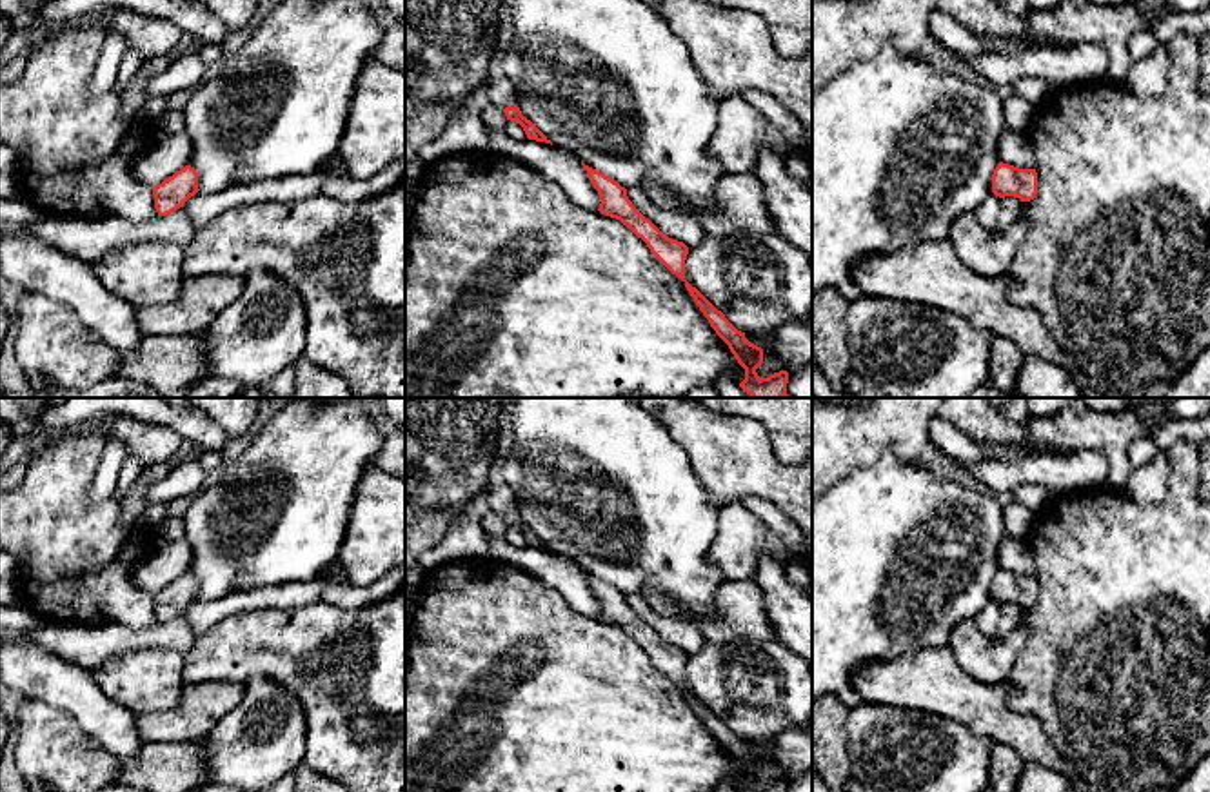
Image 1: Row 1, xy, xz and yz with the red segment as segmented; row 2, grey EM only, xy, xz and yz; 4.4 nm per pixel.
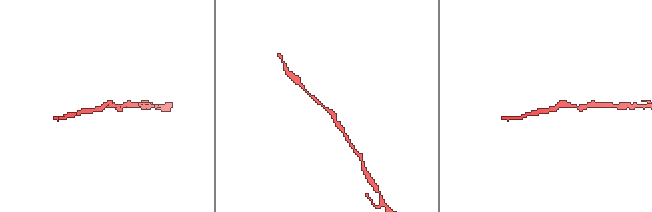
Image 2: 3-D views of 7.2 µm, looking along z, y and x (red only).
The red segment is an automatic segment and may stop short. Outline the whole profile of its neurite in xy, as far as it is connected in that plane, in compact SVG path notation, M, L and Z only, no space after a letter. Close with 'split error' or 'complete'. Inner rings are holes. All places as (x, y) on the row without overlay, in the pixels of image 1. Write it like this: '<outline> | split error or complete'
M185 572L162 590L153 594L154 616L158 623L167 623L198 599L198 579L194 574Z | complete

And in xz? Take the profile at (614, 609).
M583 569L581 572L600 601L600 619L627 632L672 681L685 688L687 698L709 727L710 734L729 752L738 770L745 776L745 787L739 792L787 792L787 777L774 779L767 785L758 783L756 776L763 770L763 756L750 750L745 745L745 739L738 738L721 718L718 718L685 687L689 654L683 648L669 645L649 625L645 625L629 607L625 594Z | complete

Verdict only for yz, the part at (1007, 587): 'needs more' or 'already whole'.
already whole

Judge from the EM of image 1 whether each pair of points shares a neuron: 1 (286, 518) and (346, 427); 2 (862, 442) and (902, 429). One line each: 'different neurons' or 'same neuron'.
1: same neuron
2: same neuron

